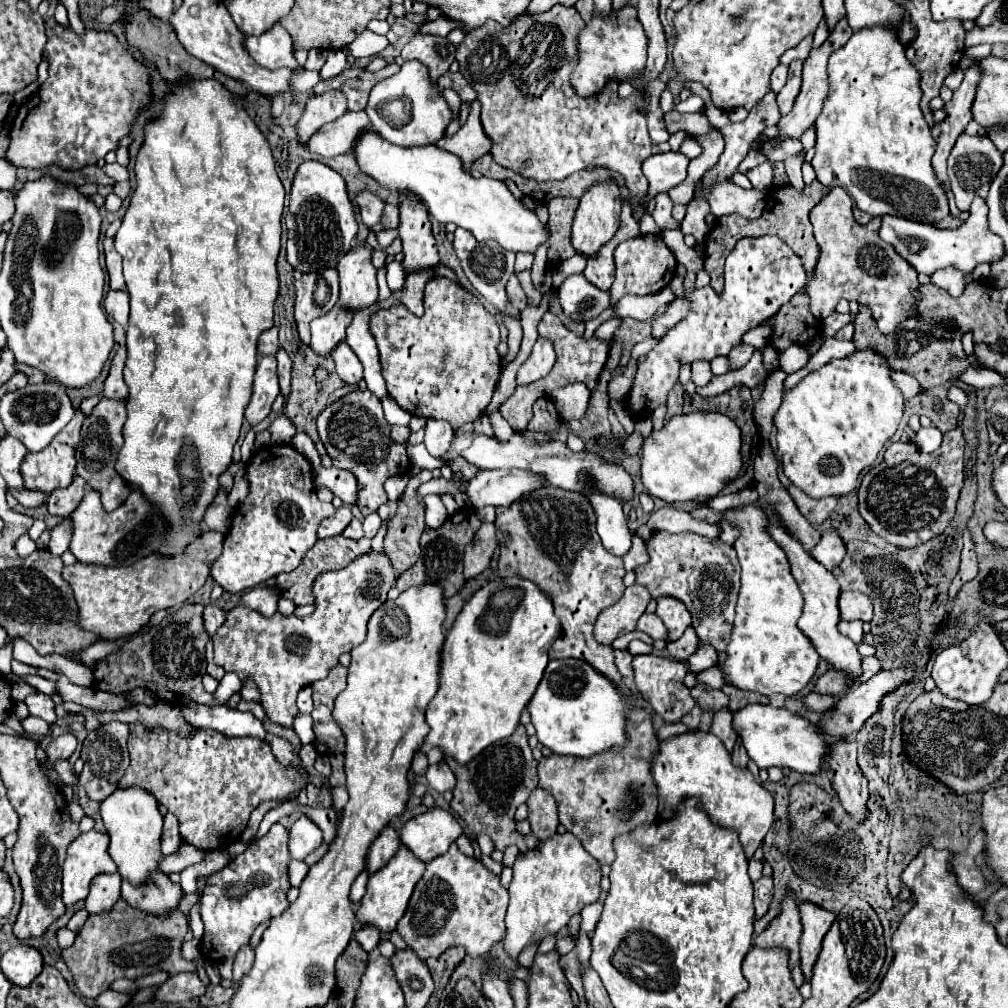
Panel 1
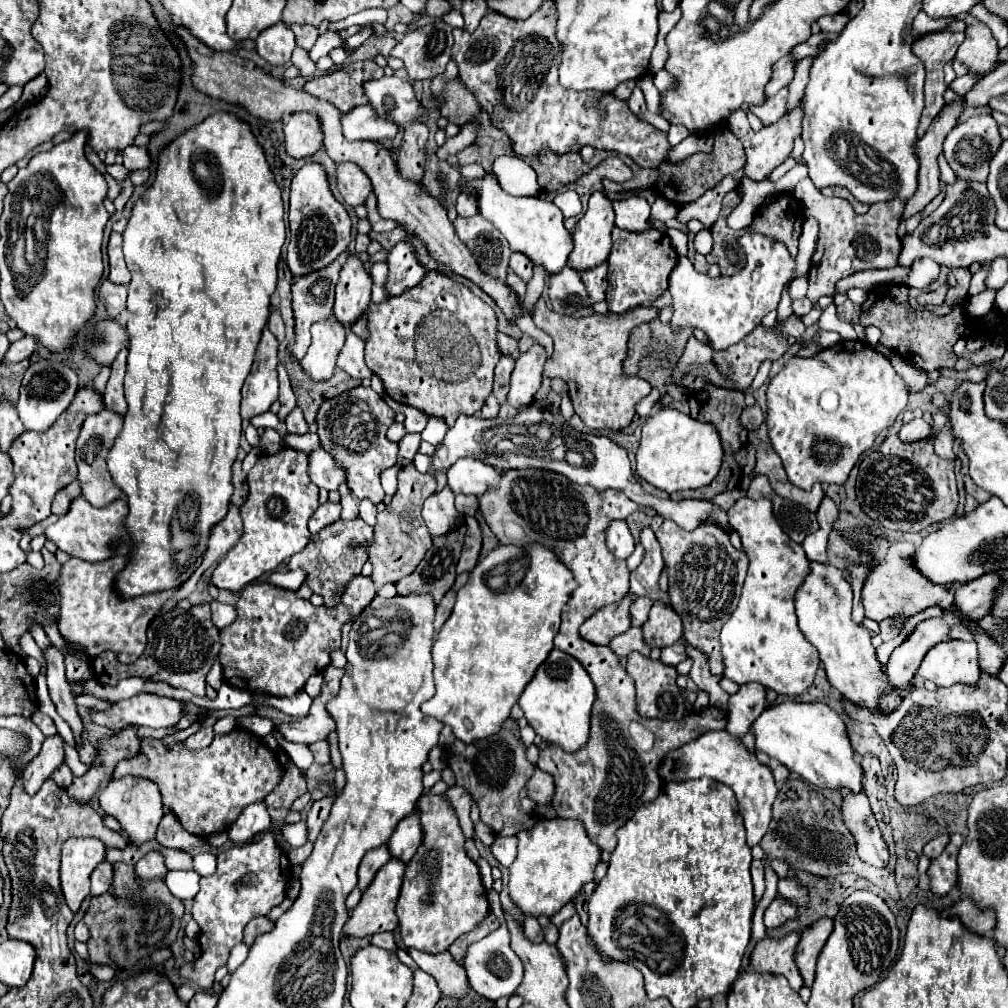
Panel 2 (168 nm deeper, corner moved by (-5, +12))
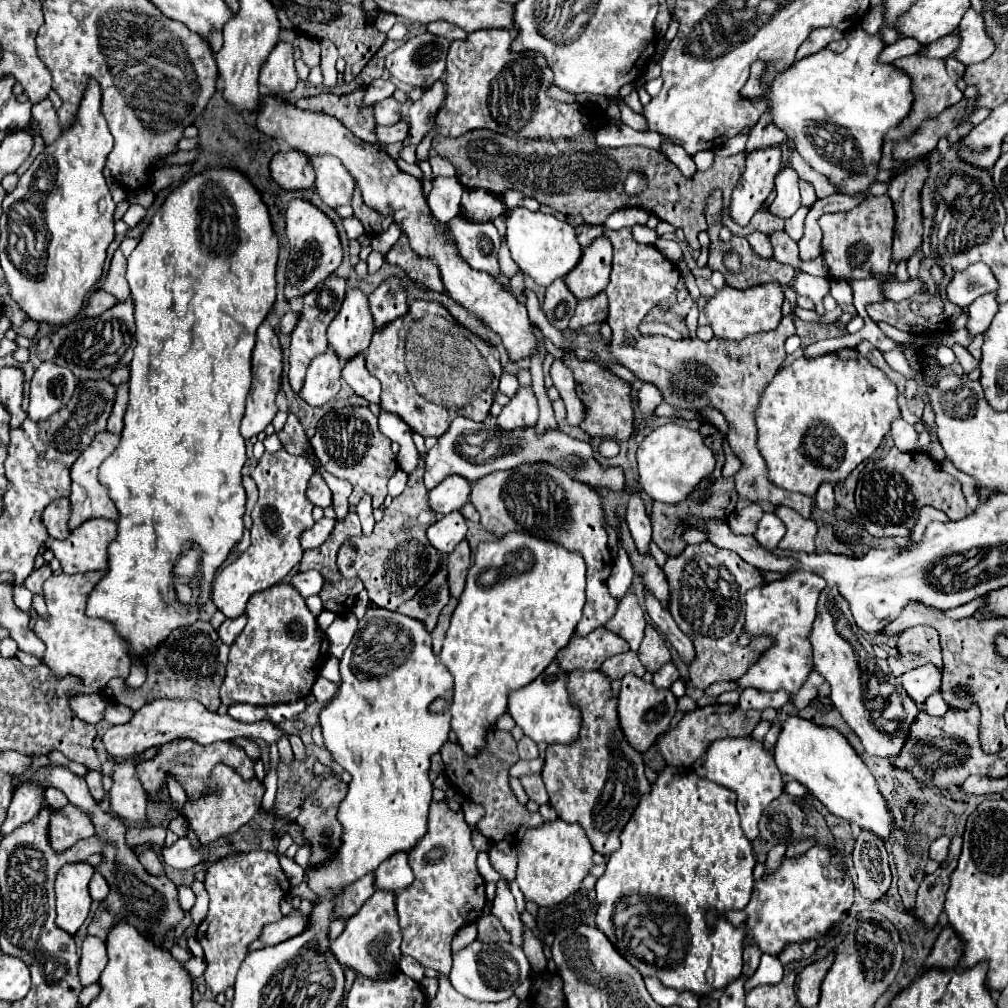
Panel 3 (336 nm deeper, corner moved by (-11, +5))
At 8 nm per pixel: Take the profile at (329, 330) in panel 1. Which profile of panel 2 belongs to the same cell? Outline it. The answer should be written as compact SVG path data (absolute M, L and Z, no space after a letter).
M331 316L323 324L313 324L311 334L313 342L301 360L301 368L313 382L325 382L333 376L337 352L341 350L341 344L345 344L345 328L333 324Z

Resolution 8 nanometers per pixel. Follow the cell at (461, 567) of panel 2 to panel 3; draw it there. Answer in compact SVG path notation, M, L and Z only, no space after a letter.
M465 539L449 555L449 587L453 597L459 597L463 593L469 563L471 563L471 549L469 549L469 541Z

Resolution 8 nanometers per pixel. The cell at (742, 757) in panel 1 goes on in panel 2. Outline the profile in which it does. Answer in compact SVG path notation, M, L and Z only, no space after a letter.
M743 684L737 694L729 698L729 734L741 738L749 732L751 724L765 710L765 686L761 684Z

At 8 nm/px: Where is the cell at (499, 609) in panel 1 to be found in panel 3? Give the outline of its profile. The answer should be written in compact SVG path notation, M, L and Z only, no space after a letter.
M507 533L503 539L481 543L475 553L475 563L469 569L467 585L459 597L459 605L451 617L439 661L453 675L453 701L445 705L439 699L433 709L449 709L451 729L457 733L459 745L467 755L477 755L487 745L487 731L507 711L511 691L523 689L535 681L543 669L565 647L583 615L585 603L585 561L579 553L567 551L557 543L543 541L525 533Z

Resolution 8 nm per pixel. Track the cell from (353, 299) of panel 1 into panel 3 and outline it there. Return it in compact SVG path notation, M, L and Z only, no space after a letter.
M347 289L343 305L327 329L329 345L347 361L357 353L367 351L373 333L375 323L371 323L367 295L361 289Z

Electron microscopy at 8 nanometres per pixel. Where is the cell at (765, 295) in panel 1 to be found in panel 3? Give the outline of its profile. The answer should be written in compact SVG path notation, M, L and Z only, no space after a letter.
M777 281L763 283L759 287L751 289L735 289L735 287L721 287L715 291L713 297L703 307L703 313L709 319L709 325L719 339L727 341L739 341L747 335L759 333L759 331L771 331L781 321L781 305L785 301L783 285Z

